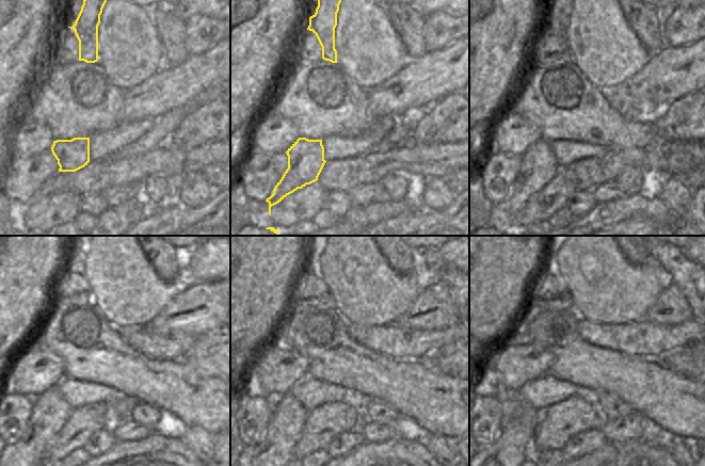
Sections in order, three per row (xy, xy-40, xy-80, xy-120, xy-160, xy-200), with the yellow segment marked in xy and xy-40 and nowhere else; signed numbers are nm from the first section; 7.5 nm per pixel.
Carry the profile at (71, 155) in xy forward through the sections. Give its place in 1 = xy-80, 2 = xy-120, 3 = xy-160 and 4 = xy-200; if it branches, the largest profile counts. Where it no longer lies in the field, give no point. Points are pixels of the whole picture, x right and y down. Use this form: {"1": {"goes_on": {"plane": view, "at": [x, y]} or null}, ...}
{"1": {"goes_on": {"plane": "xy-80", "at": [539, 166]}}, "2": {"goes_on": {"plane": "xy-120", "at": [50, 412]}}, "3": {"goes_on": {"plane": "xy-160", "at": [274, 450]}}, "4": {"goes_on": {"plane": "xy-200", "at": [512, 446]}}}

